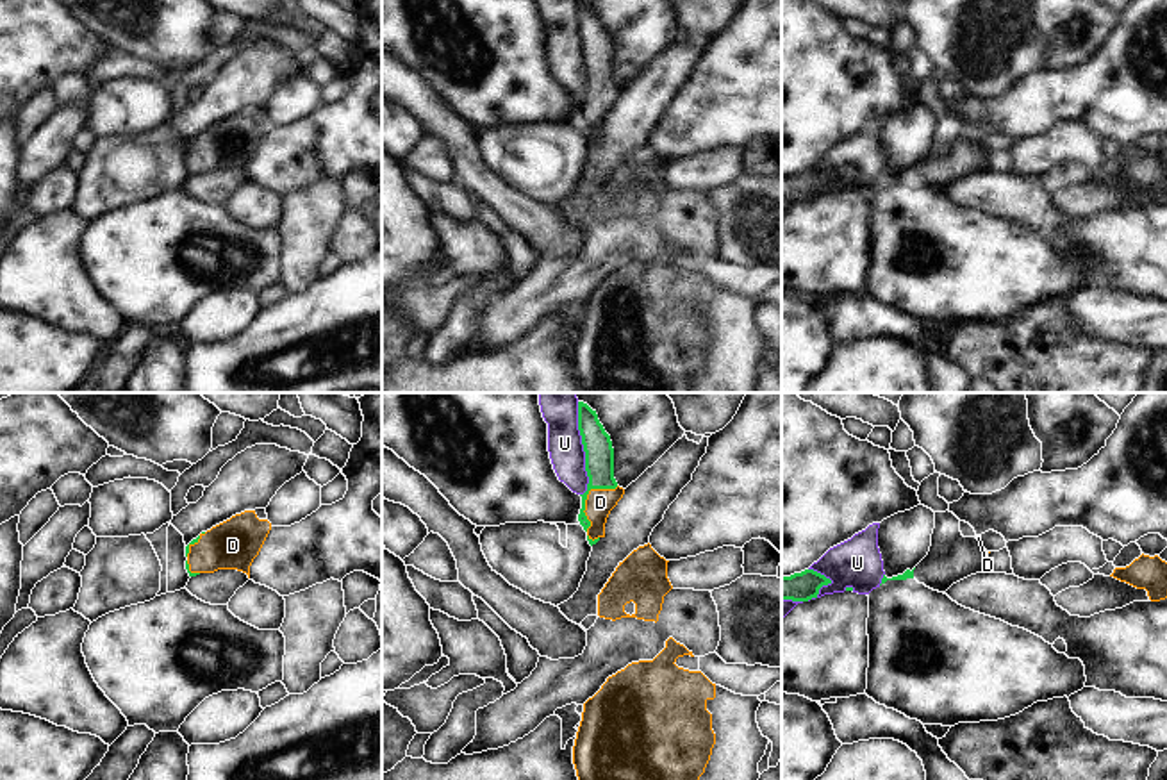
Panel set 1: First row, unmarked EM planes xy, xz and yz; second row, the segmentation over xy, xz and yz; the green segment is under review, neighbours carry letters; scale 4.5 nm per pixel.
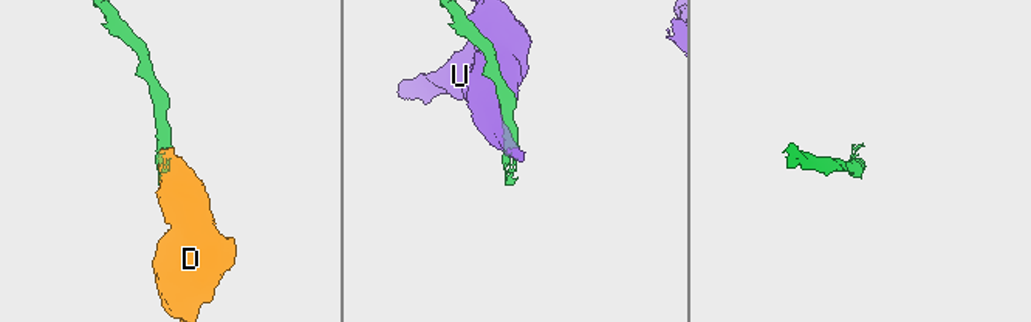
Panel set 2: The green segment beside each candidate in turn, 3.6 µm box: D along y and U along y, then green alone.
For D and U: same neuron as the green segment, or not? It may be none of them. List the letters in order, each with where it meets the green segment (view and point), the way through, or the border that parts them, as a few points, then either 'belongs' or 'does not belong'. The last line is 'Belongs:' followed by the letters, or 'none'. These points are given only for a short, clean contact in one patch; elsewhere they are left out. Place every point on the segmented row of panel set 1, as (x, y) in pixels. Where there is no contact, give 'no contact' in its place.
D: xz (586, 497) | across xz (596, 443), (596, 484), (586, 497), (600, 502) | belongs
U: xz (584, 448) | does not belong
Belongs: D

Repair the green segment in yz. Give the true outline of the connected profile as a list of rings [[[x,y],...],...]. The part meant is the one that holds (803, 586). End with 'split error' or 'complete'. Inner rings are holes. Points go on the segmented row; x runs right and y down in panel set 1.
[[[814,569],[782,577],[782,600],[808,602],[817,598],[819,589],[828,584],[832,580]]]; complete

